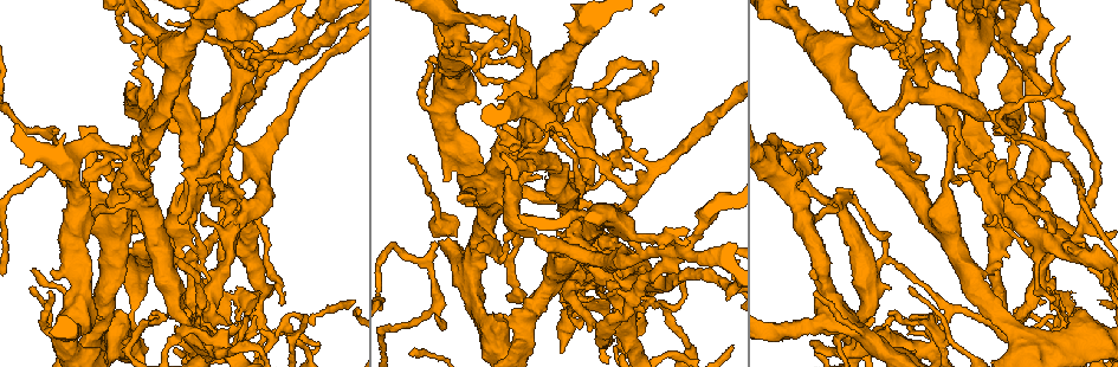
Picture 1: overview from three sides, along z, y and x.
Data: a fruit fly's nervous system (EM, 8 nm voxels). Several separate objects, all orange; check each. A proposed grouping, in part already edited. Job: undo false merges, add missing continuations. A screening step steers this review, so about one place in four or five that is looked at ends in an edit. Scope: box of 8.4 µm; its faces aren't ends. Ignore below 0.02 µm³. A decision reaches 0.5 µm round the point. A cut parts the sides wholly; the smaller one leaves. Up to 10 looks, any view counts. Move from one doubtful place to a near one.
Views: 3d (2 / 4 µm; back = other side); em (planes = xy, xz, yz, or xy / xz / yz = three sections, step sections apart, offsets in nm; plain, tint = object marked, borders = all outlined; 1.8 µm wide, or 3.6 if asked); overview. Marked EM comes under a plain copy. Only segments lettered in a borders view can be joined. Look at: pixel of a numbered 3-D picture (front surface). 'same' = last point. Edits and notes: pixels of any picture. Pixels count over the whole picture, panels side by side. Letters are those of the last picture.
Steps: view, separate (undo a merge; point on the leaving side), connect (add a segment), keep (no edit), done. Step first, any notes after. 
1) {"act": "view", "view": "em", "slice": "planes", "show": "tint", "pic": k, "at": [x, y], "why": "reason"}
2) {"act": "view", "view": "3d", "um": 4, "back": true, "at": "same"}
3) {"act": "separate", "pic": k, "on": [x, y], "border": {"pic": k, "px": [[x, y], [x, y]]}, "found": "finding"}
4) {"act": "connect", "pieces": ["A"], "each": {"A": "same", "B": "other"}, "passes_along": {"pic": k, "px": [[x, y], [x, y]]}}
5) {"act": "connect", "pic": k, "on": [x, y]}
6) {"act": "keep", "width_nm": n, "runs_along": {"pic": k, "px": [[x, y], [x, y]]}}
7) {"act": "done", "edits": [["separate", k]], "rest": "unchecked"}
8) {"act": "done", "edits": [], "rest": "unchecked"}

{"act": "view", "view": "em", "slice": "planes", "show": "tint", "pic": 1, "at": [530, 313]}

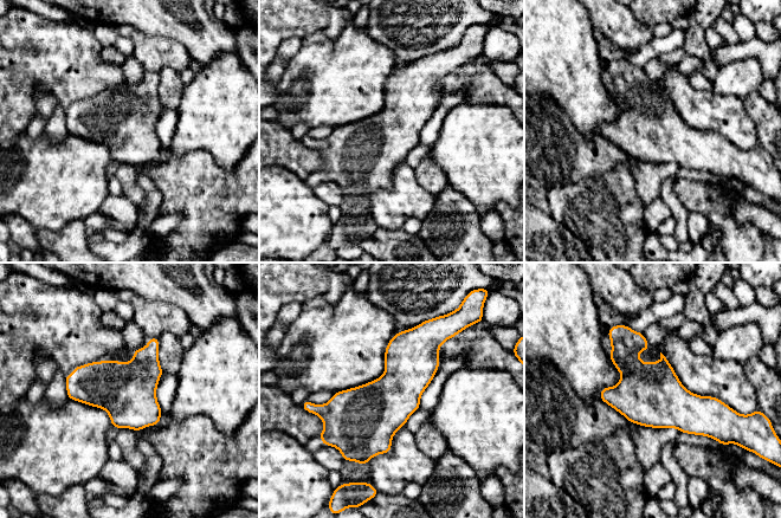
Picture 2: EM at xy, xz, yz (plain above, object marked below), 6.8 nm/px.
{"act": "view", "view": "em", "slice": "planes", "show": "borders", "at": "same"}

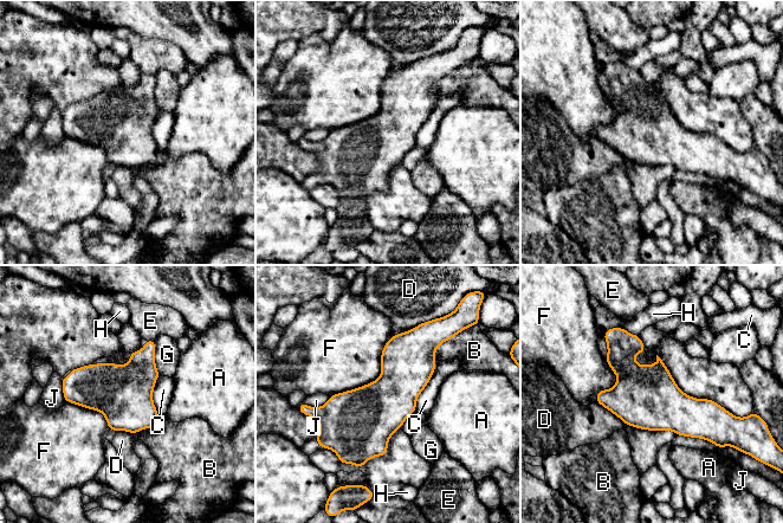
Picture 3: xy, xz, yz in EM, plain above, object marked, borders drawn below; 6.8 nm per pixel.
{"act": "keep", "each": {"A": "other", "B": "other", "C": "other", "D": "other", "E": "other", "F": "other", "G": "other", "H": "other", "J": "other"}, "border": {"pic": 3, "px": [[393, 335], [376, 379], [329, 396]]}, "found": "all the same neuron"}

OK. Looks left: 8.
{"act": "view", "view": "em", "slice": "planes", "show": "borders", "pic": 1, "at": [609, 278], "why": "thin arm on a thick one"}

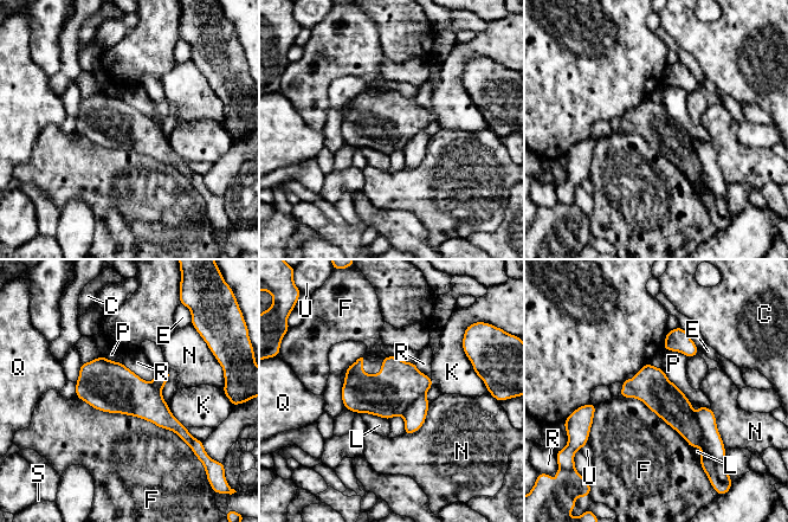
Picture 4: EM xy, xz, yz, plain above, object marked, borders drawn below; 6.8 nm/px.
{"act": "keep", "longest_contact_nm": ["F", 850], "each": {"C": "other", "E": "other", "F": "other", "K": "other", "L": "other", "N": "other", "P": "other", "Q": "other", "R": "other", "S": "other", "U": "other"}, "border": {"pic": 4, "px": [[661, 367], [665, 375], [691, 401]]}, "found": "continuous, no second neuron"}

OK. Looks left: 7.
{"act": "view", "view": "em", "slice": "xz", "step": 16, "show": "borders", "pic": 1, "at": [966, 79], "why": "arms part here"}

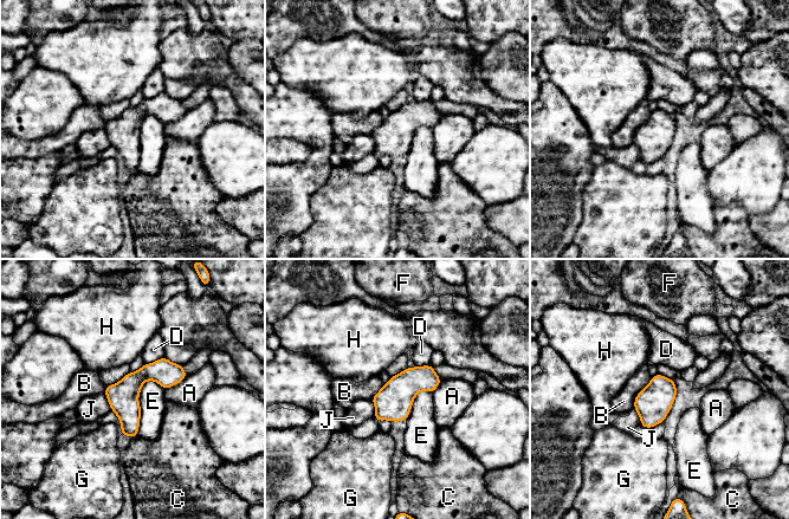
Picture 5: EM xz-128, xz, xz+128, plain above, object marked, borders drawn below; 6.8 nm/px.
{"act": "keep", "width_nm": 200, "each": {"A": "other", "B": "other", "C": "other", "D": "other", "E": "other", "F": "other", "G": "other", "H": "other", "J": "other"}, "runs_along": {"pic": 5, "px": [[180, 368], [128, 390], [125, 433]]}, "found": "one neuron here"}

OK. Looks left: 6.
{"act": "view", "view": "3d", "um": 4, "back": true, "pic": 1, "at": [933, 345], "why": "branch point"}

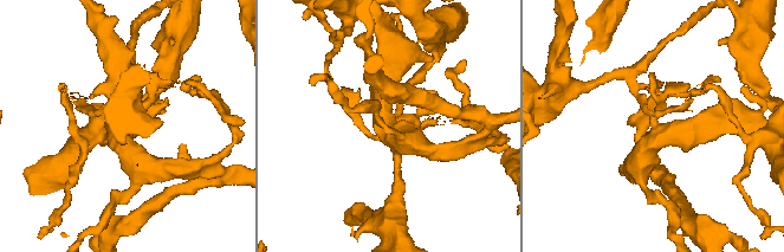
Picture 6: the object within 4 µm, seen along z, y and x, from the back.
{"act": "view", "view": "em", "slice": "planes", "show": "tint", "pic": 6, "at": [392, 127], "arms": 3}

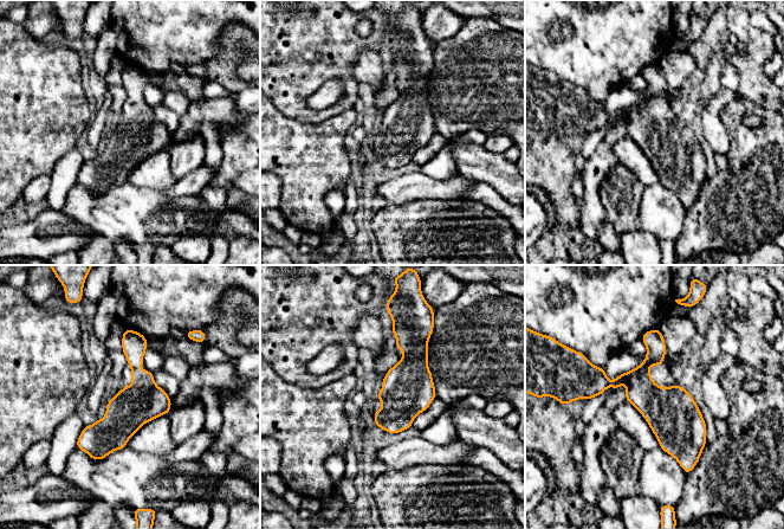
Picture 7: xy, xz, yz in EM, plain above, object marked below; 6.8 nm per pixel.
{"act": "view", "view": "em", "slice": "planes", "show": "borders", "at": "same"}

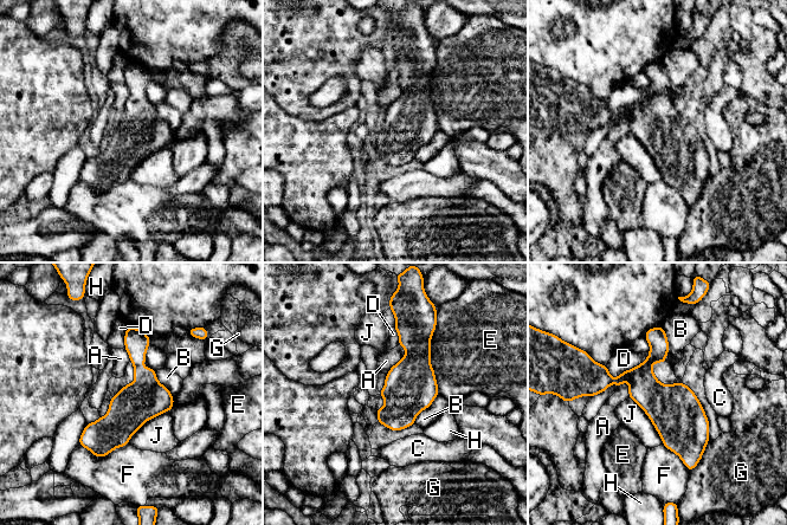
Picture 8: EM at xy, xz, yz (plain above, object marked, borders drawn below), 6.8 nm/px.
{"act": "keep", "each": {"A": "other", "B": "other", "C": "other", "D": "other", "E": "other", "F": "other", "G": "other", "H": "other", "J": "other"}, "border": {"pic": 8, "px": [[404, 347], [406, 352], [386, 374]]}, "found": "continuous, no second neuron"}

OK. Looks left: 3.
{"act": "done", "edits": [], "rest": "unchecked"}

